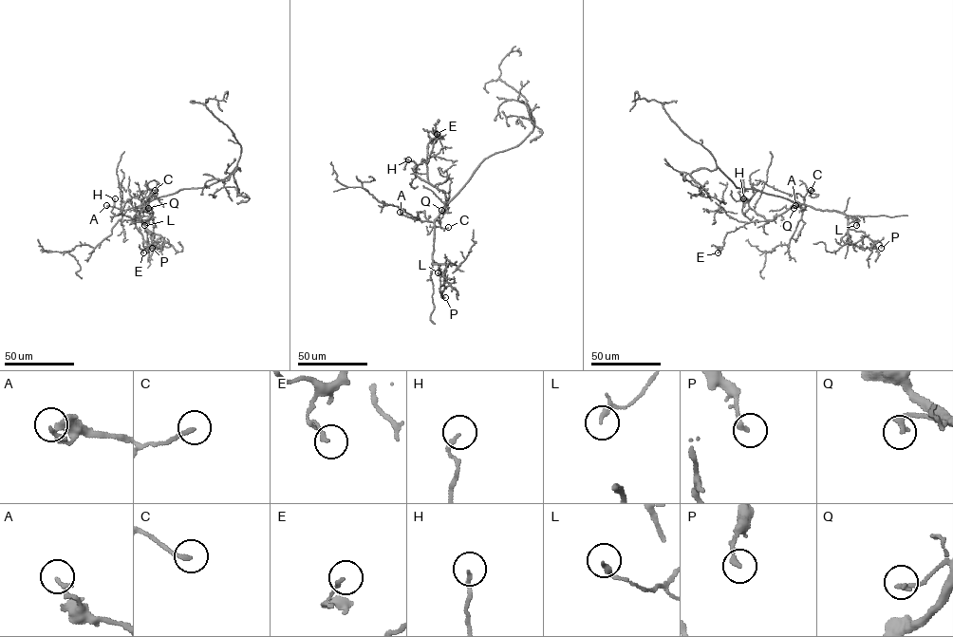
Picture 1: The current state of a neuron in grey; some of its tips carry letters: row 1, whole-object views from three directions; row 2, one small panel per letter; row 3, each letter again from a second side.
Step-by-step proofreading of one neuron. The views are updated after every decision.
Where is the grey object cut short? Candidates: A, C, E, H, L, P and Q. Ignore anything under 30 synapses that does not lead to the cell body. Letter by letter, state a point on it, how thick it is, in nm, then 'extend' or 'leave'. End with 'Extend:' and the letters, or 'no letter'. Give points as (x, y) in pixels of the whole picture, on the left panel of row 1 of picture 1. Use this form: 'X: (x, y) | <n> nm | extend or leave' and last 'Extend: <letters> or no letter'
A: (106, 205) | 180 nm | leave
C: (155, 190) | 170 nm | leave
E: (143, 252) | 170 nm | leave
H: (115, 198) | 170 nm | leave
L: (144, 225) | 150 nm | leave
P: (152, 248) | 220 nm | leave
Q: (148, 208) | 240 nm | leave
Extend: no letter

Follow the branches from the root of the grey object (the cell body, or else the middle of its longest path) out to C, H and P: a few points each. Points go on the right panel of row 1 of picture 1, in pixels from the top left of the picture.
C: (754, 189), (796, 203), (803, 203), (804, 196), (811, 190)
H: (754, 189), (786, 198), (796, 205), (773, 219), (766, 219), (750, 208), (744, 215), (743, 198)
P: (754, 189), (816, 209), (842, 212), (848, 218), (849, 229), (862, 231), (870, 239), (878, 240), (881, 248)

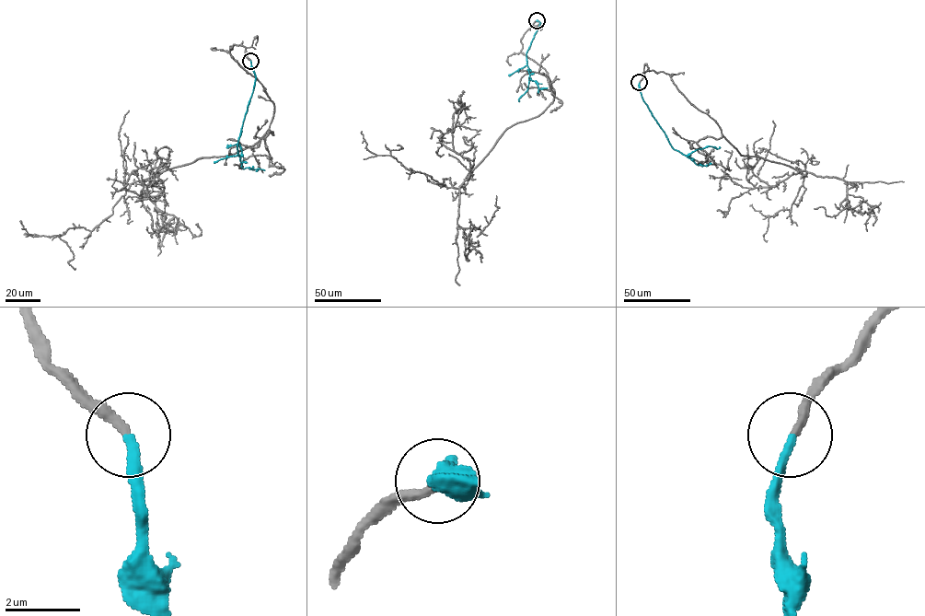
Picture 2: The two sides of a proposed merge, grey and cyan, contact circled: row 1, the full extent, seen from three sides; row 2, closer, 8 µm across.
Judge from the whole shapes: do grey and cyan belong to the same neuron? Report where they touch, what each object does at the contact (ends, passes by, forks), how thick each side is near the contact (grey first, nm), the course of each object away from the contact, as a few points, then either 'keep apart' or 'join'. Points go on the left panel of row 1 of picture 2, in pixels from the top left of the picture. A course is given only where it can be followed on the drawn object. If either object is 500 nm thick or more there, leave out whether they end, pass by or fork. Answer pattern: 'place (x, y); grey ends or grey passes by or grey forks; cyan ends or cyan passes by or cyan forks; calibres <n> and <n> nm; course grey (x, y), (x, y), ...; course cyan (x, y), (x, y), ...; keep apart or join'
place (250, 61); grey ends; cyan ends; calibres 240 and 240 nm; course grey (250, 61), (242, 45), (230, 47), (273, 103), (257, 142), (134, 181), (91, 230), (27, 236), (21, 222); course cyan (250, 61), (256, 79), (238, 141), (240, 156), (239, 145), (227, 147), (227, 145); join

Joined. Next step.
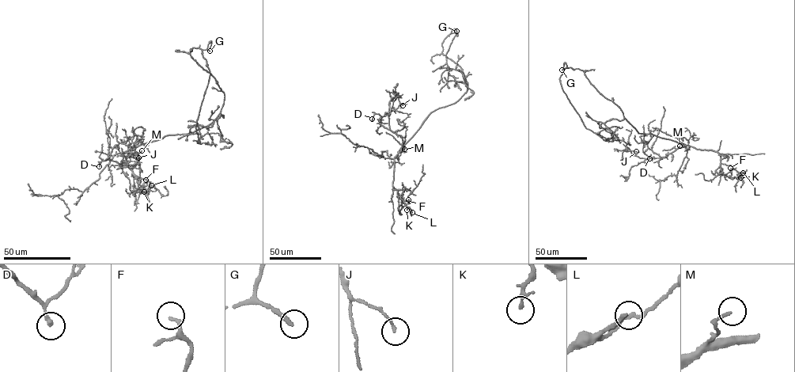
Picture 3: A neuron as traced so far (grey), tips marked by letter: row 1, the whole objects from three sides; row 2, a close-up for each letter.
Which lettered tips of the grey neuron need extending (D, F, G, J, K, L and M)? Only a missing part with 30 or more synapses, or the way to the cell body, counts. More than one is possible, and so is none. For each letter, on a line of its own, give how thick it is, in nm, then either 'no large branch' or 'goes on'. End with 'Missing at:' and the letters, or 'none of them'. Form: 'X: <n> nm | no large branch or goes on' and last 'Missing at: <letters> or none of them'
D: 200 nm | goes on
F: 150 nm | no large branch
G: 200 nm | goes on
J: 120 nm | no large branch
K: 120 nm | no large branch
L: 200 nm | no large branch
M: 140 nm | no large branch
Missing at: D, G

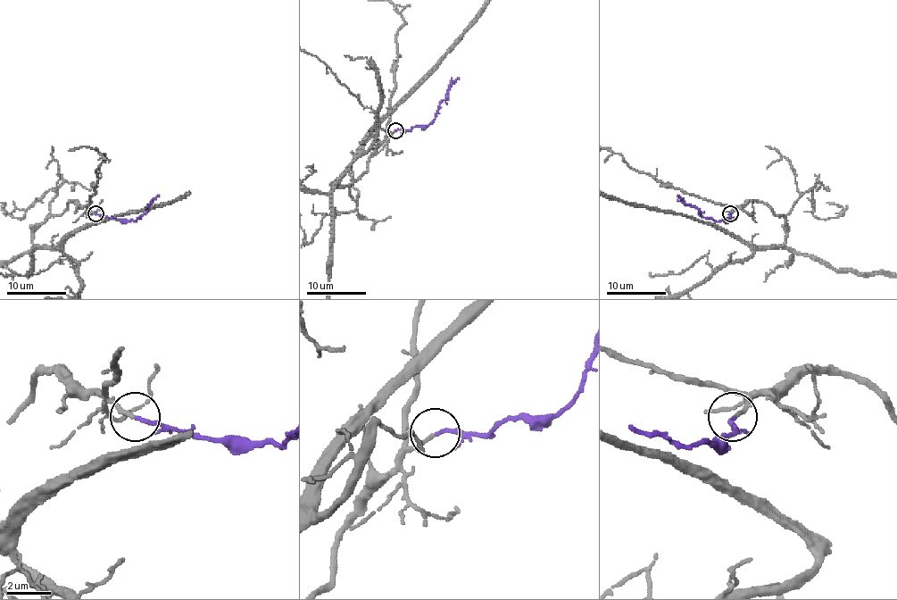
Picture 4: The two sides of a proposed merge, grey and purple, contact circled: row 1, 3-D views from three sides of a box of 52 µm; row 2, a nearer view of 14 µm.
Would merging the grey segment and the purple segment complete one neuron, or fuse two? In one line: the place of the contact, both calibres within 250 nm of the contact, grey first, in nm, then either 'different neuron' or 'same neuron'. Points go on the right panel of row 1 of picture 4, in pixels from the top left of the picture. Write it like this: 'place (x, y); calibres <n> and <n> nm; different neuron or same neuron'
place (730, 213); calibres 170 and 160 nm; same neuron

